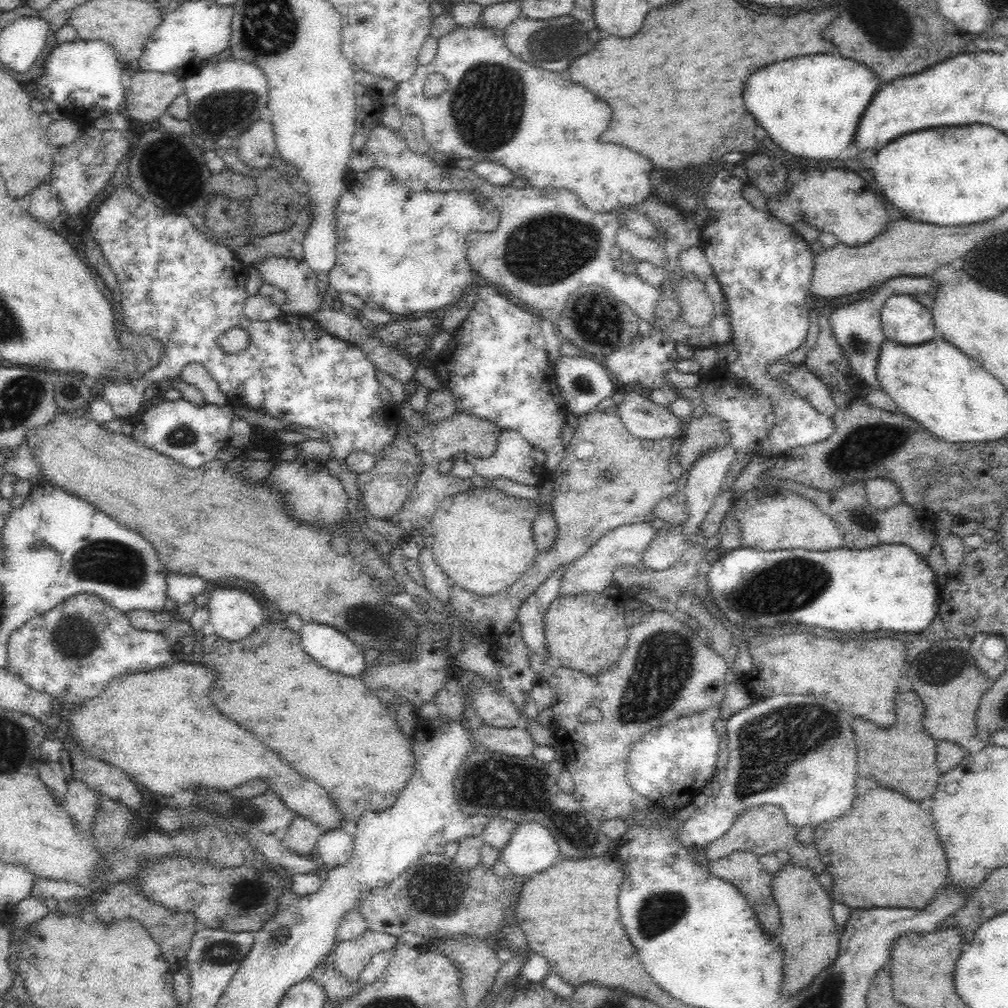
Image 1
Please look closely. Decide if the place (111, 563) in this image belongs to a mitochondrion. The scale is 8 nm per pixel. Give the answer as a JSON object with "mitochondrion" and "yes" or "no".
{"mitochondrion":"yes"}

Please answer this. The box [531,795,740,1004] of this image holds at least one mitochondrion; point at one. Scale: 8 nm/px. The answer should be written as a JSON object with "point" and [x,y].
{"point":[659,913]}

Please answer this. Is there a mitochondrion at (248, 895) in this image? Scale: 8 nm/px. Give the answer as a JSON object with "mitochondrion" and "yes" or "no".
{"mitochondrion":"yes"}

